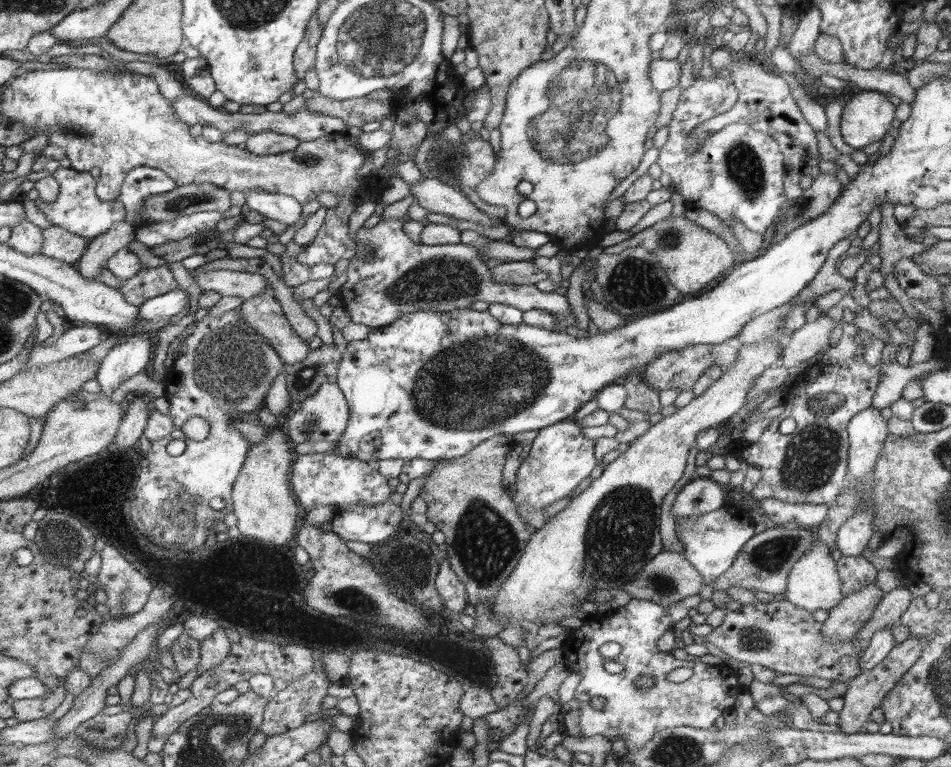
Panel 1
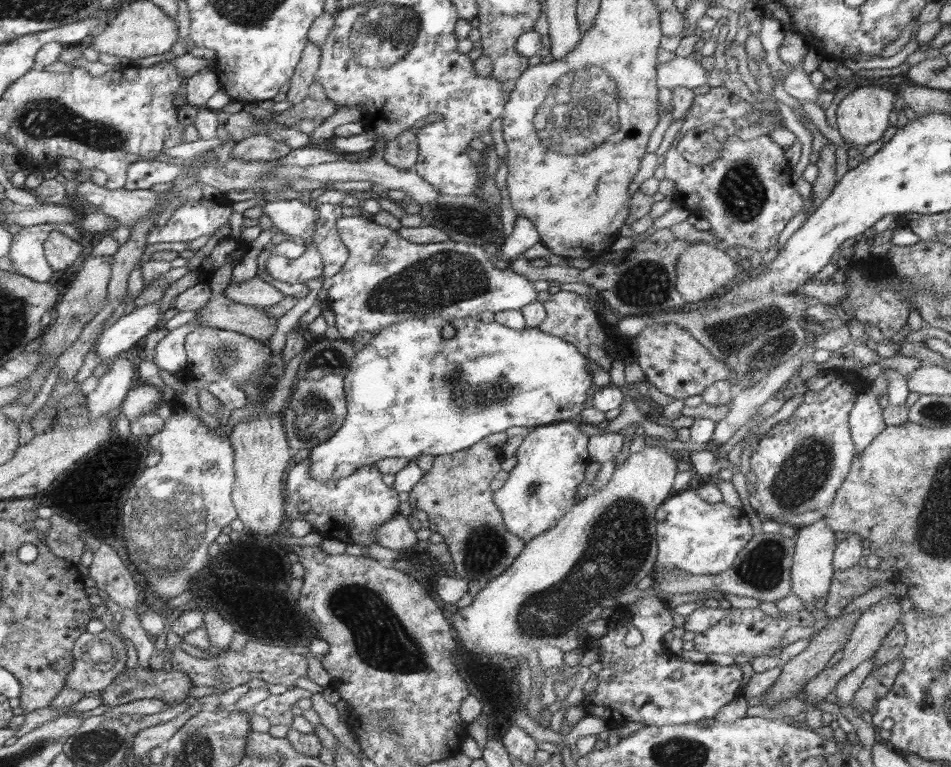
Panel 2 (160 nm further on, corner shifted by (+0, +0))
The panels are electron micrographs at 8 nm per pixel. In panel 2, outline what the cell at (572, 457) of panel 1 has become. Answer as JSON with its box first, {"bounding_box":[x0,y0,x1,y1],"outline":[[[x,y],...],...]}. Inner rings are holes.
{"bounding_box":[494,421,588,544],"outline":[[[572,421],[529,428],[516,452],[516,465],[502,488],[494,491],[494,501],[503,513],[507,529],[524,544],[554,528],[578,504],[576,488],[585,478],[588,436]]]}

